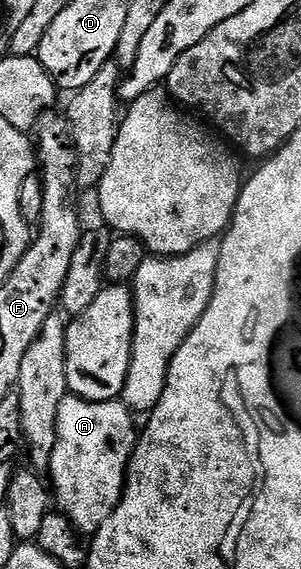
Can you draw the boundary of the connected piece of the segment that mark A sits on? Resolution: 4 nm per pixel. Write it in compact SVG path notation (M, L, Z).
M71 392L64 397L58 408L58 440L54 444L47 473L52 474L50 486L54 491L54 502L59 513L65 514L81 535L95 535L118 508L124 494L124 481L128 478L128 461L136 450L138 422L136 426L135 420L137 421L133 411L123 401L91 402Z

